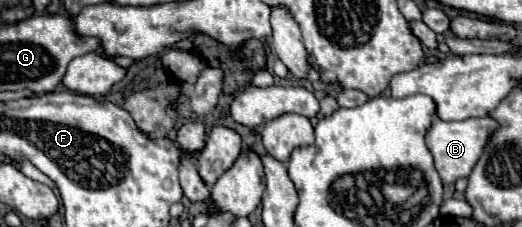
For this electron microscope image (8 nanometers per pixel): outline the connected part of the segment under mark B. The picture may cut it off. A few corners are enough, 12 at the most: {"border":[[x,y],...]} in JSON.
{"border":[[433,119],[427,147],[443,183],[467,177],[499,123]]}

